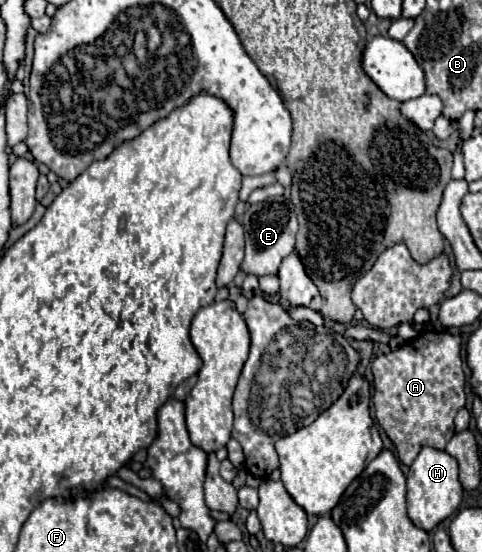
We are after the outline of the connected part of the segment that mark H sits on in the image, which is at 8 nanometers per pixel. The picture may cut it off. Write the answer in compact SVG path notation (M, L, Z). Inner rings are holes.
M422 448L416 460L408 470L408 516L410 520L426 530L432 532L442 520L452 516L462 502L464 488L458 478L458 462L444 450L436 448Z

